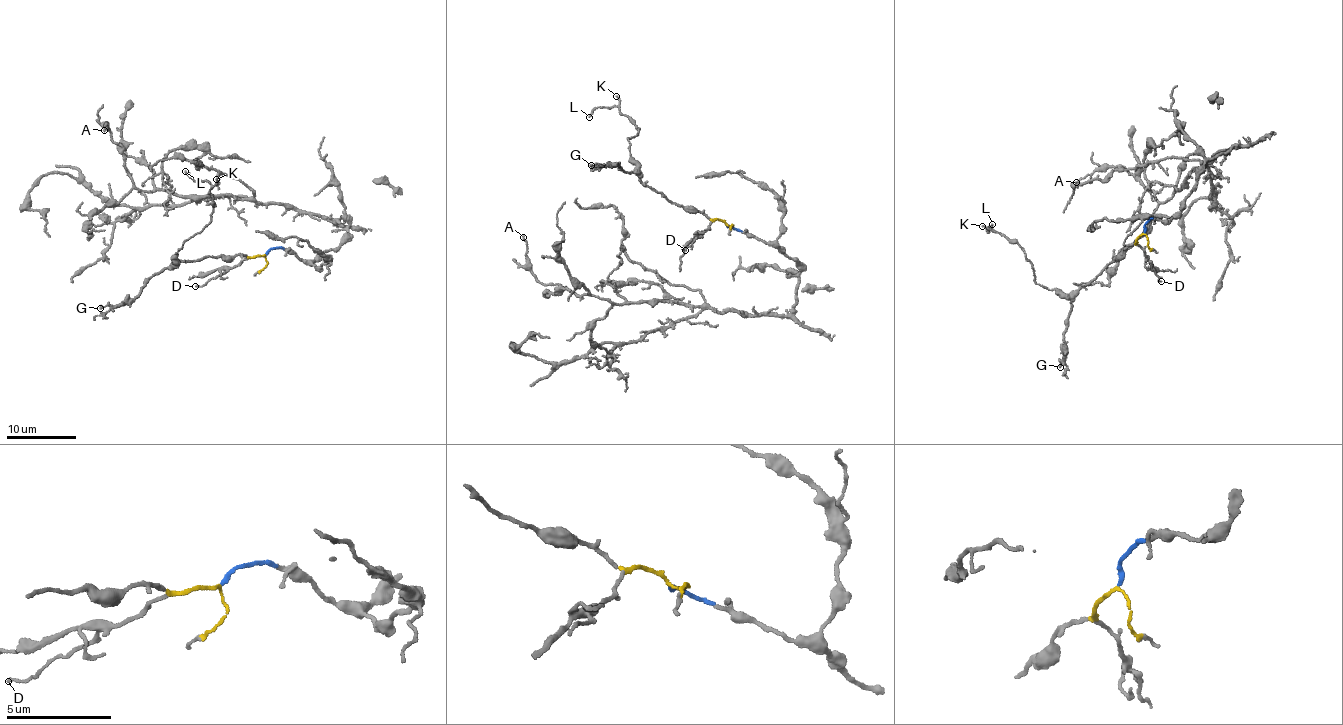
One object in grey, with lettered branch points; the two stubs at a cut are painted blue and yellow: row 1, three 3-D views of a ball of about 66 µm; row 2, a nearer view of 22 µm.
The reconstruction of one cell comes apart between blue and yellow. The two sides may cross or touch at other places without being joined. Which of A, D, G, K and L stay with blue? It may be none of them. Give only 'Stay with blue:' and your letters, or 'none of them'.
Stay with blue: A

